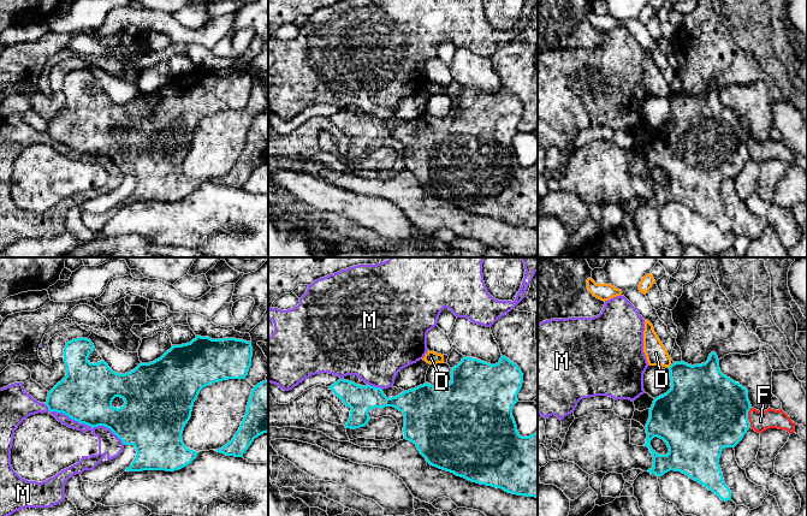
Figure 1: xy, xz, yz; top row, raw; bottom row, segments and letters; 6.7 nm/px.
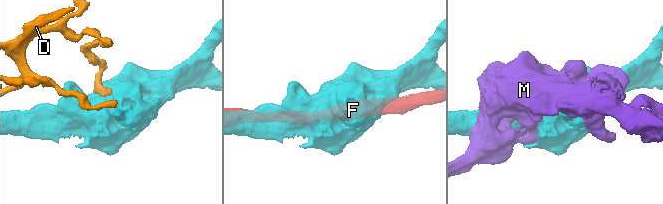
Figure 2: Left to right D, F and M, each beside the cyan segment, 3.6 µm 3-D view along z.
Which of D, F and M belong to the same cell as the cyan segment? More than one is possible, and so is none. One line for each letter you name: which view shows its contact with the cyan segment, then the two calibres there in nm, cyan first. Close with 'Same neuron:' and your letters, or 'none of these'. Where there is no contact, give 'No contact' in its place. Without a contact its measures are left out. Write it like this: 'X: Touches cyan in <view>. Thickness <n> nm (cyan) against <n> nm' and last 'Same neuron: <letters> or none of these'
Same neuron: none of these

